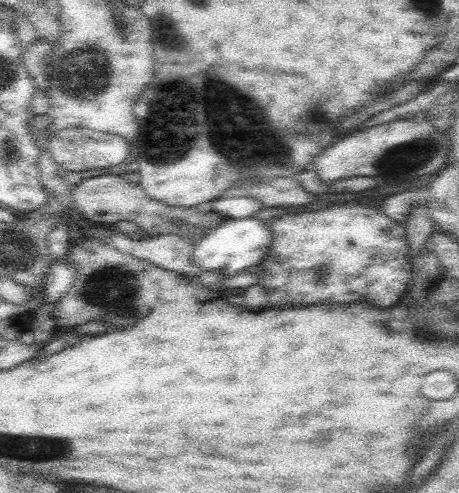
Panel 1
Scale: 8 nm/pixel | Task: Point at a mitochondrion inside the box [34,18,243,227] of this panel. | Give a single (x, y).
(86, 77)

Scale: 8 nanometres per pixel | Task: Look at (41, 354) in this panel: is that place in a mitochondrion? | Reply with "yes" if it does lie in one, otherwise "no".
no

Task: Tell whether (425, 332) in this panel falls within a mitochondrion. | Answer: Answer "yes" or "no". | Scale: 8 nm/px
yes

